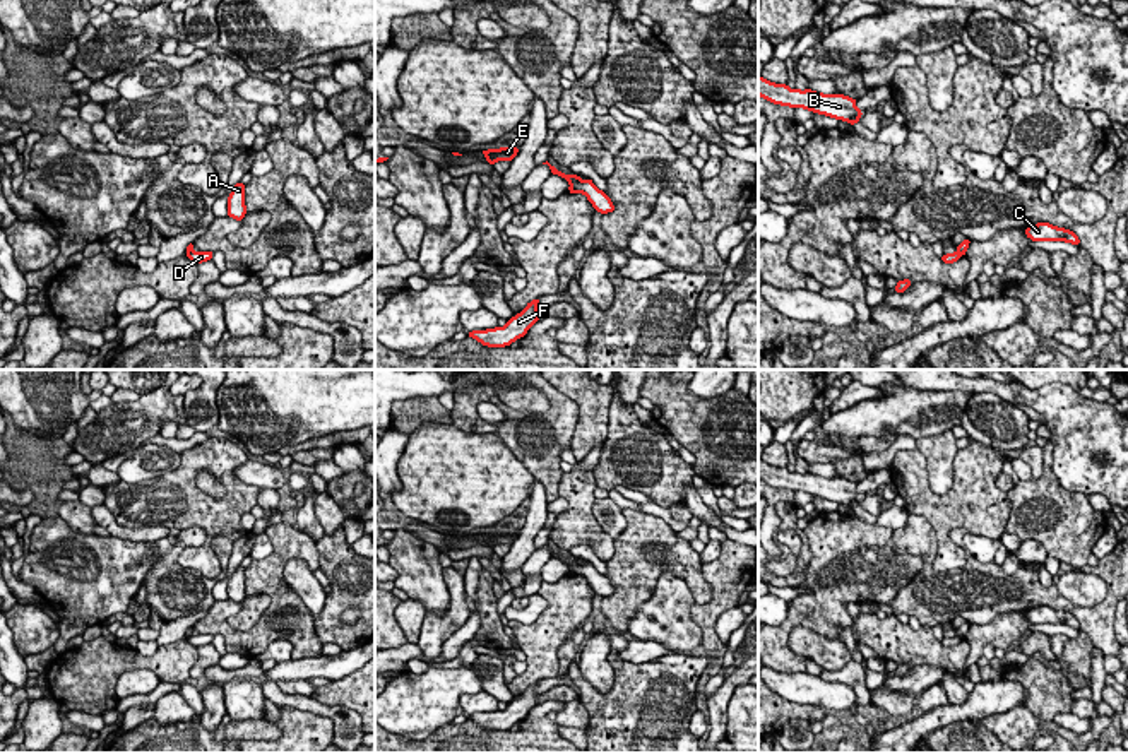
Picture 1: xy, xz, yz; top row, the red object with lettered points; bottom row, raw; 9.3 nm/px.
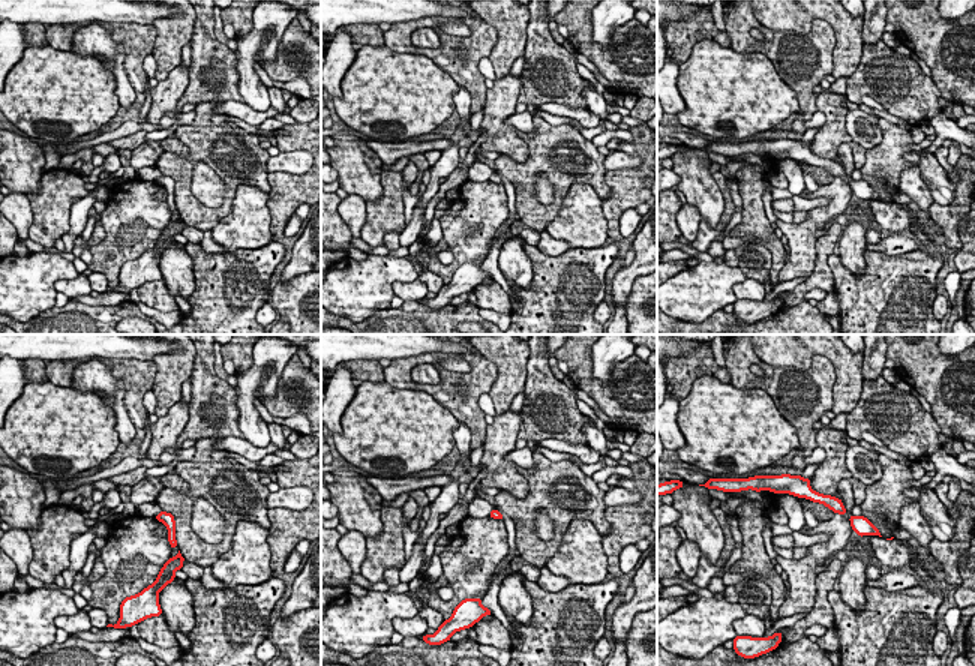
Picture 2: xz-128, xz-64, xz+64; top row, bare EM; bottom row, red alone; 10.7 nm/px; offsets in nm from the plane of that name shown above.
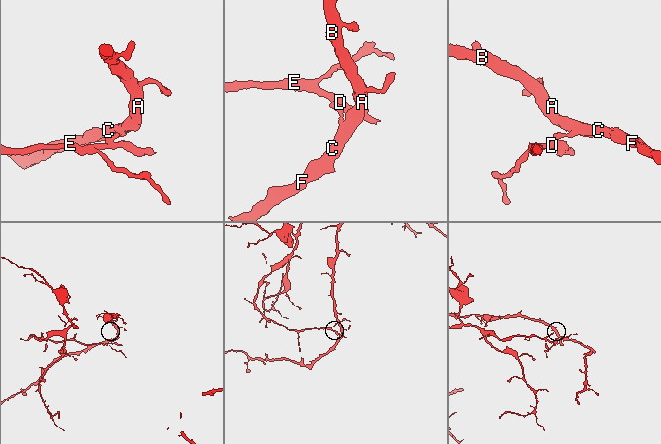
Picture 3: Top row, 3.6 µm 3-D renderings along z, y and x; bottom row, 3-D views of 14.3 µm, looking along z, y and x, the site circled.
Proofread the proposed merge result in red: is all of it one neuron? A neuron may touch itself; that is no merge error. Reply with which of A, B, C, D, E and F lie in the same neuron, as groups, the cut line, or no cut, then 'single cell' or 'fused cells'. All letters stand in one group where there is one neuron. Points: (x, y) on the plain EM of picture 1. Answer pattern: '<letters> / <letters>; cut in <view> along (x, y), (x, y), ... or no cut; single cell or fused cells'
A B C F / D E; cut in xz along (570, 570), (577, 575); fused cells

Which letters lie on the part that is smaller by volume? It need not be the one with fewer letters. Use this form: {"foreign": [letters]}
{"foreign": ["A", "B", "C", "F"]}

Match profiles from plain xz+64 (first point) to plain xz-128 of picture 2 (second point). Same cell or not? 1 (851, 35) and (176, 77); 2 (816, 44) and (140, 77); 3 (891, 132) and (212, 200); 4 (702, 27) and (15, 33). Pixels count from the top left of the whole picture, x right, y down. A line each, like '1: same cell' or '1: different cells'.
1: different cells
2: same cell
3: different cells
4: different cells

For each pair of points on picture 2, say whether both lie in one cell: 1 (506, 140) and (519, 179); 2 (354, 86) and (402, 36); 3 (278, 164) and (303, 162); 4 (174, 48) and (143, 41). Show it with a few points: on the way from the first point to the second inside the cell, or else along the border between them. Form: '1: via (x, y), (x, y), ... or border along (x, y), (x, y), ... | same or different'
1: border along (515, 129), (528, 152), (519, 164) | different
2: border along (384, 45), (396, 51), (420, 53), (425, 56) | different
3: via (284, 162), (297, 162) | same
4: border along (152, 24), (158, 35) | different

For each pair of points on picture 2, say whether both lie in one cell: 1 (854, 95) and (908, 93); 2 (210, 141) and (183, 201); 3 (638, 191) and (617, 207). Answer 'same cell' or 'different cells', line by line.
1: same cell
2: same cell
3: same cell

